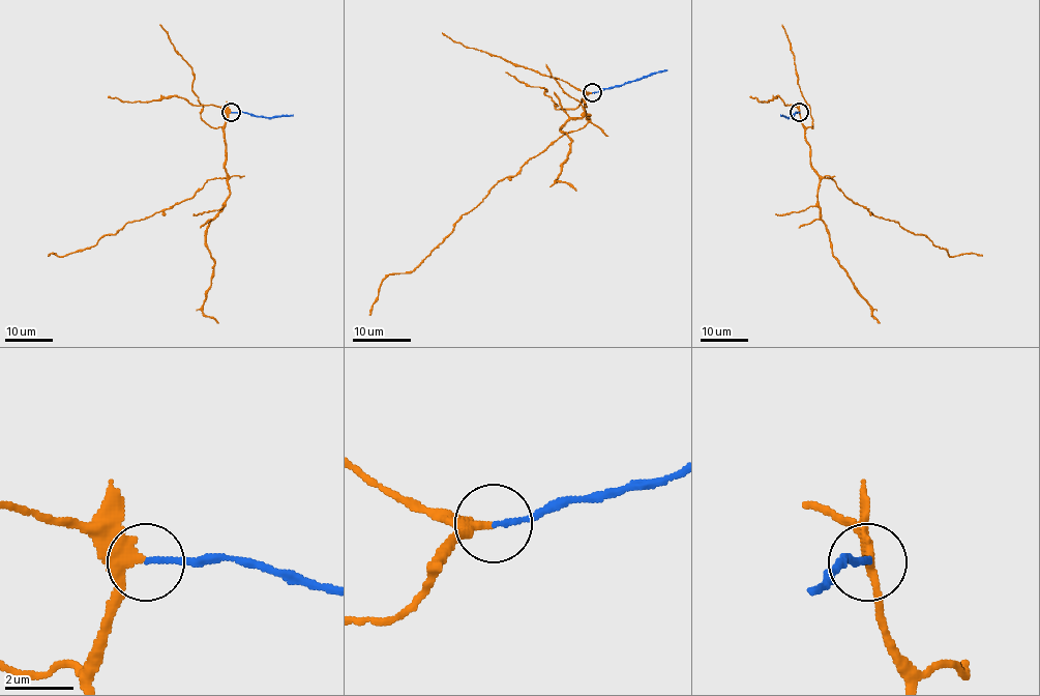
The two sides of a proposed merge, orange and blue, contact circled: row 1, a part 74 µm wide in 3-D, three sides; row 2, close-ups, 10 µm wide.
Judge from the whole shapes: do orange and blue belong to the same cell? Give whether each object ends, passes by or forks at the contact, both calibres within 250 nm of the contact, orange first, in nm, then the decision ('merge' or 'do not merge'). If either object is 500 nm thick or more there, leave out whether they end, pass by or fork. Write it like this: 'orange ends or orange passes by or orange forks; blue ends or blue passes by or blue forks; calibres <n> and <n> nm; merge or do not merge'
orange passes by; blue ends; calibres 280 and 130 nm; merge

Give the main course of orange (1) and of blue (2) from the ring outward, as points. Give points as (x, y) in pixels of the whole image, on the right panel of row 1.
1: (799, 112), (811, 167), (832, 179), (851, 201), (873, 215), (924, 234), (950, 256), (982, 256)
2: (799, 113), (796, 112), (790, 117), (780, 114)

